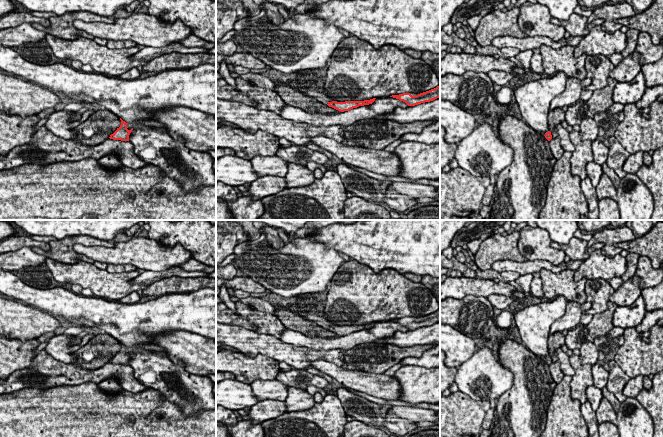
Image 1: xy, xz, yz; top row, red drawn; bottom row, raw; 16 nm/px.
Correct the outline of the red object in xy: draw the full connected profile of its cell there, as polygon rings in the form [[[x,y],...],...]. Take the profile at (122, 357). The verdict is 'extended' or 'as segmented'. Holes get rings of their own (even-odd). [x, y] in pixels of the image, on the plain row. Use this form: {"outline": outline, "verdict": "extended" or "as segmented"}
{"outline": [[[121,342],[121,349],[119,352],[117,352],[117,354],[110,359],[110,363],[114,363],[114,364],[121,364],[121,365],[129,365],[129,359],[131,357],[131,355],[133,354],[133,352],[131,354],[127,353],[127,348],[125,345],[123,345]]], "verdict": "as segmented"}

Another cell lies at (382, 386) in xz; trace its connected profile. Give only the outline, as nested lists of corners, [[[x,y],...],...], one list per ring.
[[[321,359],[310,362],[310,365],[312,368],[334,378],[341,385],[376,398],[397,401],[401,393],[401,385],[392,376],[348,370],[333,362]]]

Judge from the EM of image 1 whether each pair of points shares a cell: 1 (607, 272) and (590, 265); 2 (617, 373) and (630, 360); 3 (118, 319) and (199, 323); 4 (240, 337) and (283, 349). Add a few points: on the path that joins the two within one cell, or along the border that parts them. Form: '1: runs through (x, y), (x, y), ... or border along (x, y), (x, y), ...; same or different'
1: runs through (603, 268), (601, 266), (594, 266); same
2: border along (613, 359), (630, 377); different
3: runs through (138, 317), (179, 317); same
4: runs through (251, 343), (263, 343), (272, 347); same

